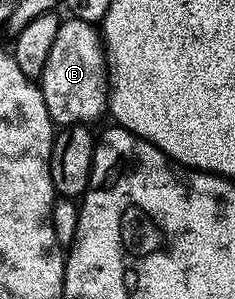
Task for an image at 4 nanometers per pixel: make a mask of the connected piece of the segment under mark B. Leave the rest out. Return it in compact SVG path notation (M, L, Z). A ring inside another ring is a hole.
M67 18L60 23L49 62L41 77L43 101L56 125L83 124L95 120L109 108L109 57L94 23Z

